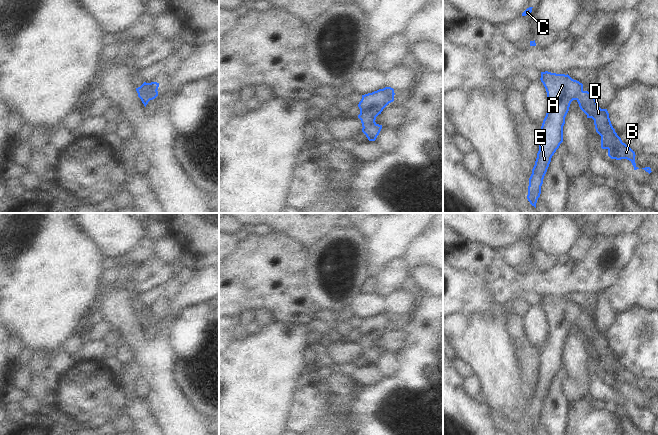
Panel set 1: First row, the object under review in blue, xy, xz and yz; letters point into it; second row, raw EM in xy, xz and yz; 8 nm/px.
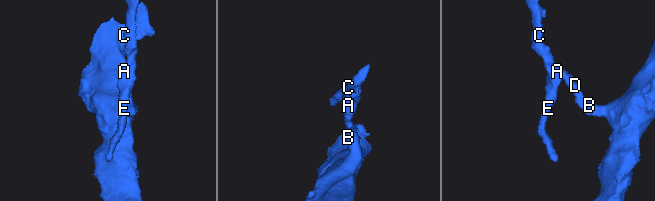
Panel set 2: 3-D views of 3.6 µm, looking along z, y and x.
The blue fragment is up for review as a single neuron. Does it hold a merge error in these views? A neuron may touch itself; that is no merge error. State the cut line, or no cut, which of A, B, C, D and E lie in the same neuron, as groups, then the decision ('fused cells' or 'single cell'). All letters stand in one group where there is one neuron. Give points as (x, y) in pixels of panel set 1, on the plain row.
cut none; groups A B C D E; single cell

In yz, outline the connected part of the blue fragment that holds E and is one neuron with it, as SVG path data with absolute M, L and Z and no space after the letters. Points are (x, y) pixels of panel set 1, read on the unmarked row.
M548 295L541 296L540 304L546 313L548 327L547 337L539 357L539 375L537 377L535 389L532 393L532 398L529 402L527 423L532 430L536 432L537 424L541 418L543 403L551 386L551 382L563 366L565 341L573 324L578 326L580 333L587 339L587 342L592 342L594 344L596 356L601 360L601 372L608 374L608 380L616 384L627 383L632 387L634 394L639 393L635 387L635 376L628 369L623 367L615 356L607 333L601 333L598 330L595 319L591 316L584 315L582 307L572 303L568 298L556 298Z

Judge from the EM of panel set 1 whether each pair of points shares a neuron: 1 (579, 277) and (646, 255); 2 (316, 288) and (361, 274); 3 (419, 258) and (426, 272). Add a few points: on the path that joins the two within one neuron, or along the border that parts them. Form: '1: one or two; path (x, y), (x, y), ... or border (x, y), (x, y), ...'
1: two; border (637, 239), (631, 258), (618, 274), (615, 281)
2: one; path (329, 297), (340, 301), (346, 298), (354, 287)
3: two; border (432, 266), (420, 265), (410, 272)

